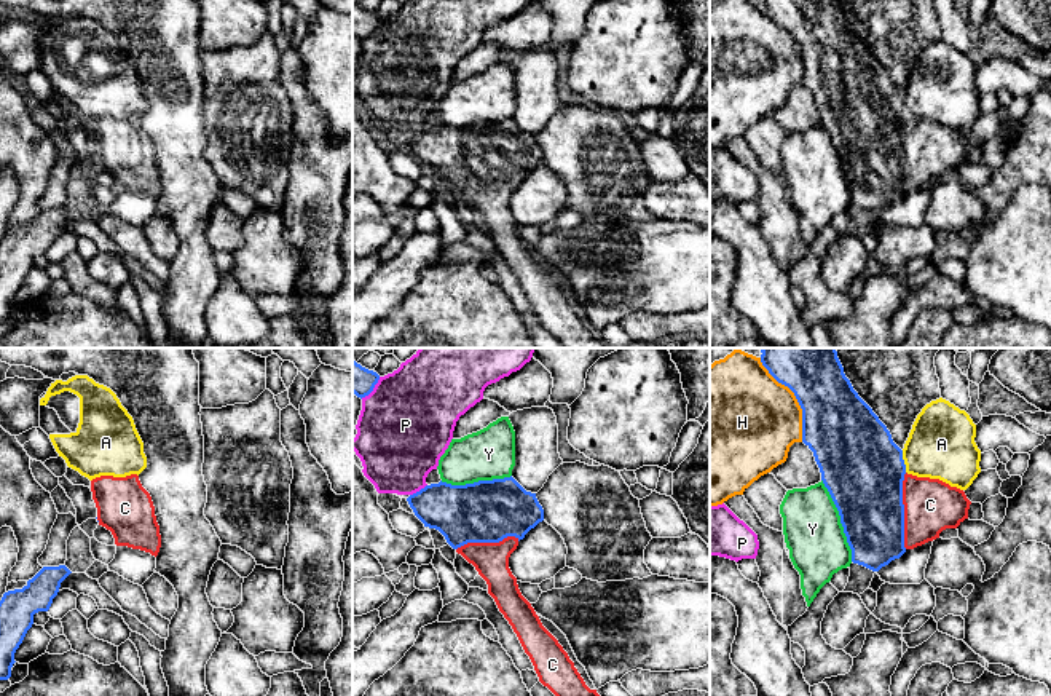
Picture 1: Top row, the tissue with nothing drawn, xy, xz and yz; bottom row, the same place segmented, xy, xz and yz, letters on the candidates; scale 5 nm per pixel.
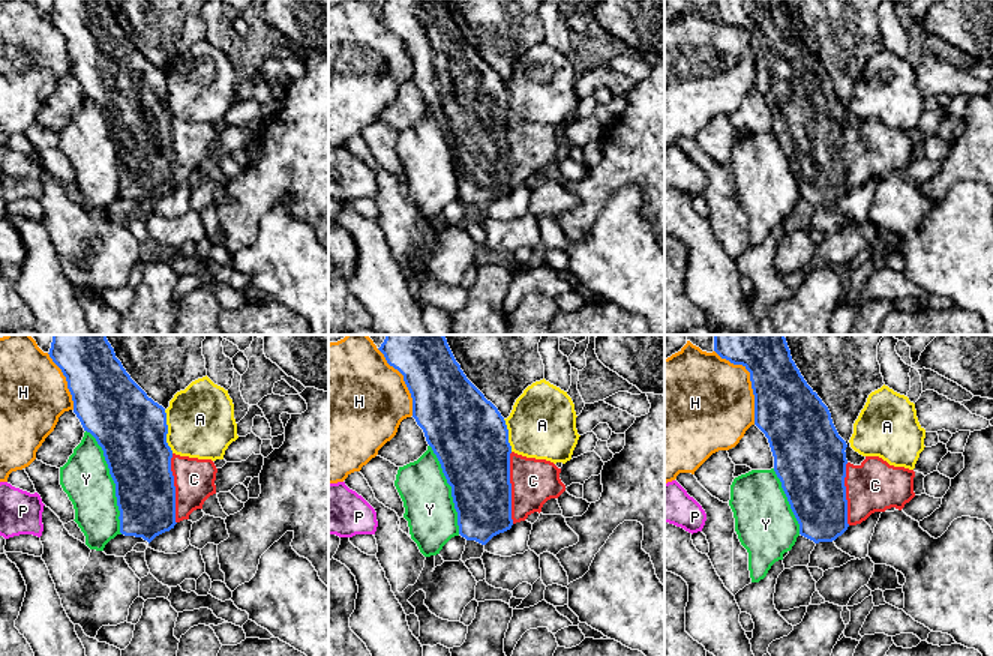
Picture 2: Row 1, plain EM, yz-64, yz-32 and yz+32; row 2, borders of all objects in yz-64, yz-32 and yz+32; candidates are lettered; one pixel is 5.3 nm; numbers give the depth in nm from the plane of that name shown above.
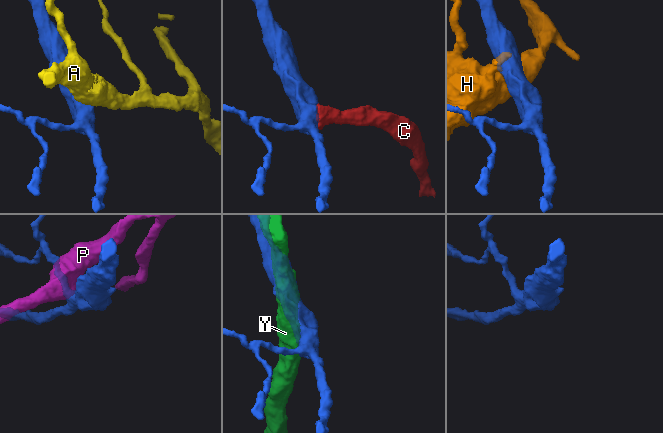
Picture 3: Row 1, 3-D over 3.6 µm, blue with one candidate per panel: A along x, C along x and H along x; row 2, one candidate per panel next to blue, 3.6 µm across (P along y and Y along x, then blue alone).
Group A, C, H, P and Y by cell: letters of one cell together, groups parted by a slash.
A / C / H / P / Y

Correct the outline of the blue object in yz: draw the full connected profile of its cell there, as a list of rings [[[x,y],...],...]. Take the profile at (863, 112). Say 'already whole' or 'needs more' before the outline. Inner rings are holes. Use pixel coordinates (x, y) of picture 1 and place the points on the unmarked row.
needs more; [[[761,0],[761,5],[794,35],[802,51],[802,85],[813,94],[839,153],[853,206],[879,214],[907,192],[933,184],[943,172],[957,171],[968,161],[971,144],[963,132],[906,115],[903,93],[853,32],[839,0]]]

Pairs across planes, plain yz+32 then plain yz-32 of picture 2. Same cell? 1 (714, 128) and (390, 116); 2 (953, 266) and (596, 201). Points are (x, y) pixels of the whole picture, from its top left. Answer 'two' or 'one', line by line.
1: two
2: two

